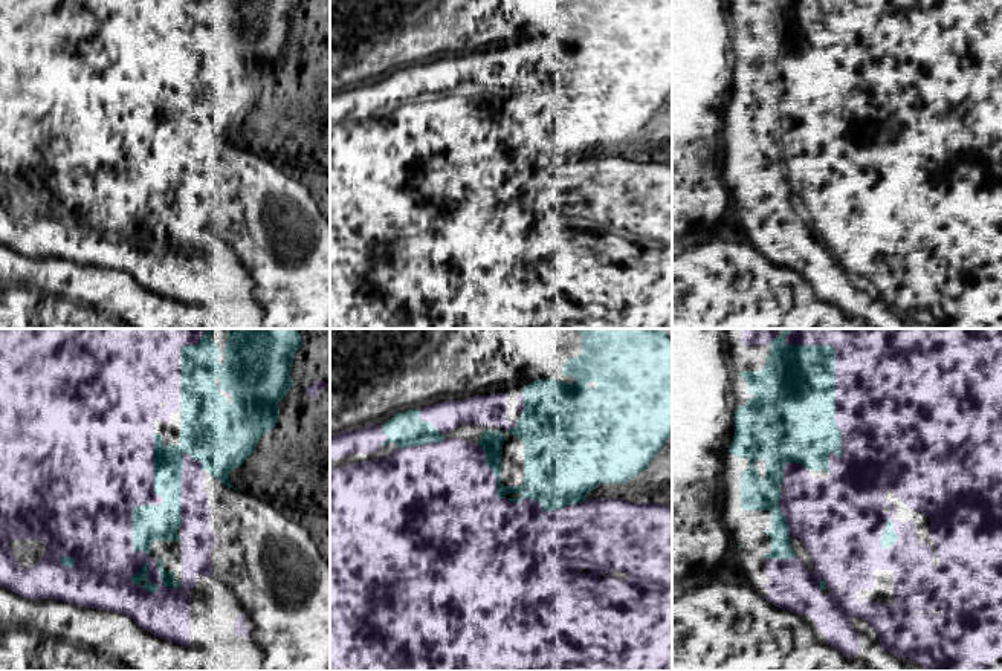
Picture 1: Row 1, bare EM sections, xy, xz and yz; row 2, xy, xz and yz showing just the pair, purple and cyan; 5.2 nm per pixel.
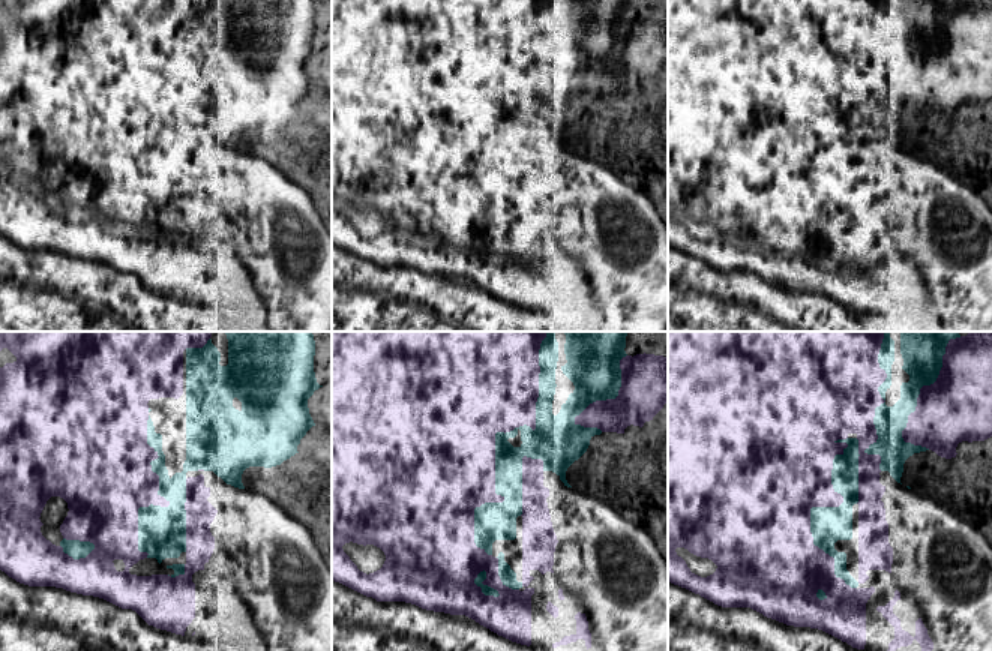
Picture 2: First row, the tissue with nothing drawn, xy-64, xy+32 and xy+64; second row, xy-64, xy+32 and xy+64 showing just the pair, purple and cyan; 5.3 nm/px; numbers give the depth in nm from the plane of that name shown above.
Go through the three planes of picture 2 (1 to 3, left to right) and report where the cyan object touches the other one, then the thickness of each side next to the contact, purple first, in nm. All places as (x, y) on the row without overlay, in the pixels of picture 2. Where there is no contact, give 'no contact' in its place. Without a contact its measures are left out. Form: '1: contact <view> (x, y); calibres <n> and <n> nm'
1: contact xy-64 (167, 165); calibres 320 and 260 nm
2: contact xy+32 (494, 105); calibres 500 and 160 nm
3: contact xy+64 (815, 170); calibres 500 and 190 nm

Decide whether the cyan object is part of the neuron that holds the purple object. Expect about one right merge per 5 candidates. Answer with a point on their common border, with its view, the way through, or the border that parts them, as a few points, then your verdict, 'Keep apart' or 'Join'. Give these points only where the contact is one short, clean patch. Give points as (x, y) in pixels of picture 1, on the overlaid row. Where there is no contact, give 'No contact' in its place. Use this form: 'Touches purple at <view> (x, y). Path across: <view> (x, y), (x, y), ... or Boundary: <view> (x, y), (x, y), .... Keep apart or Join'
Touches purple at yz (836, 384). Keep apart

